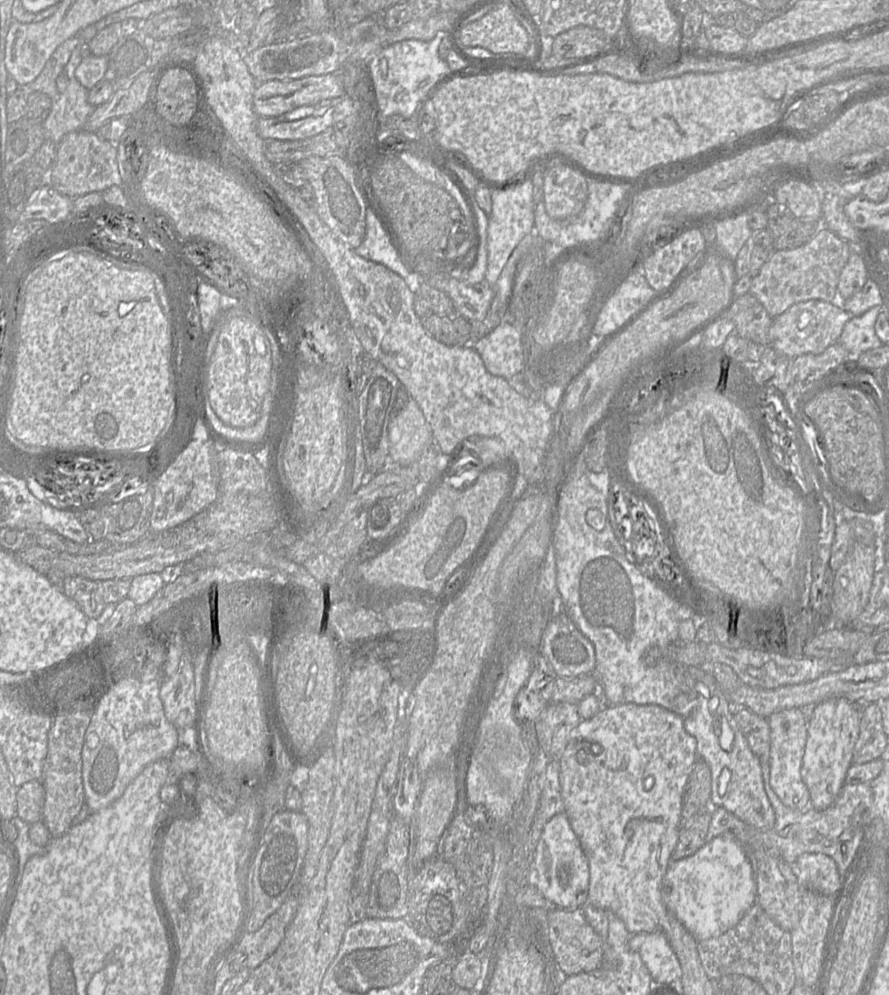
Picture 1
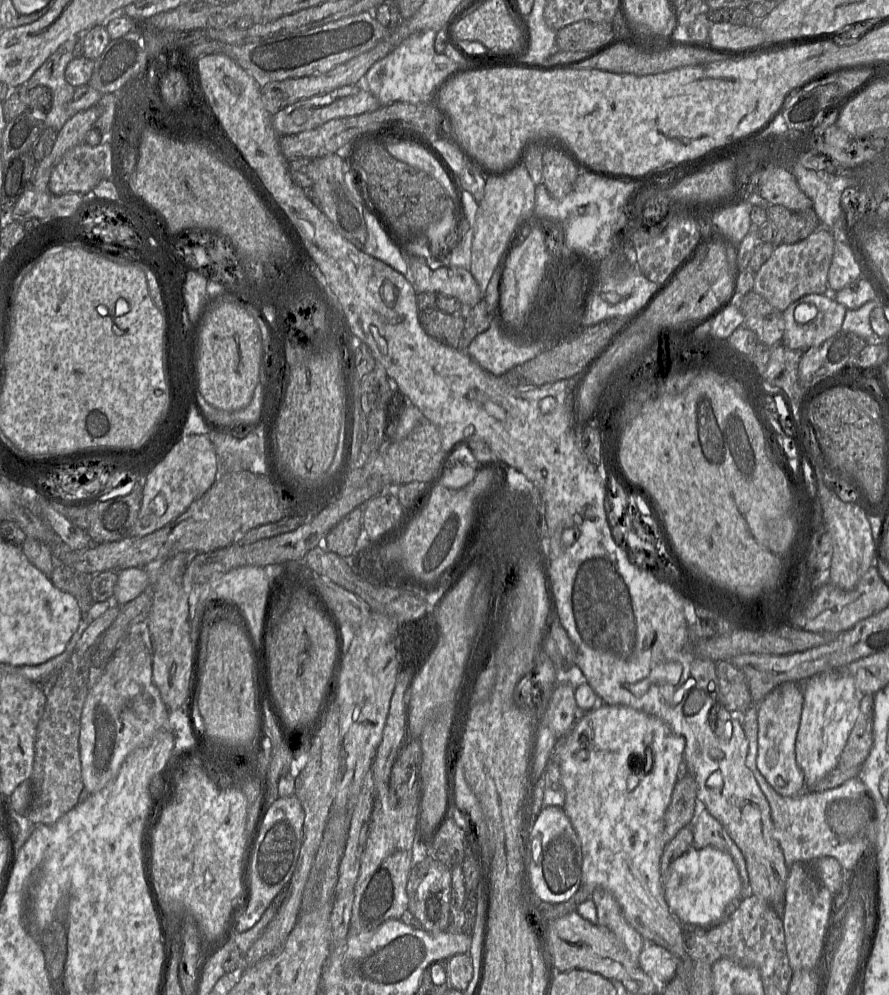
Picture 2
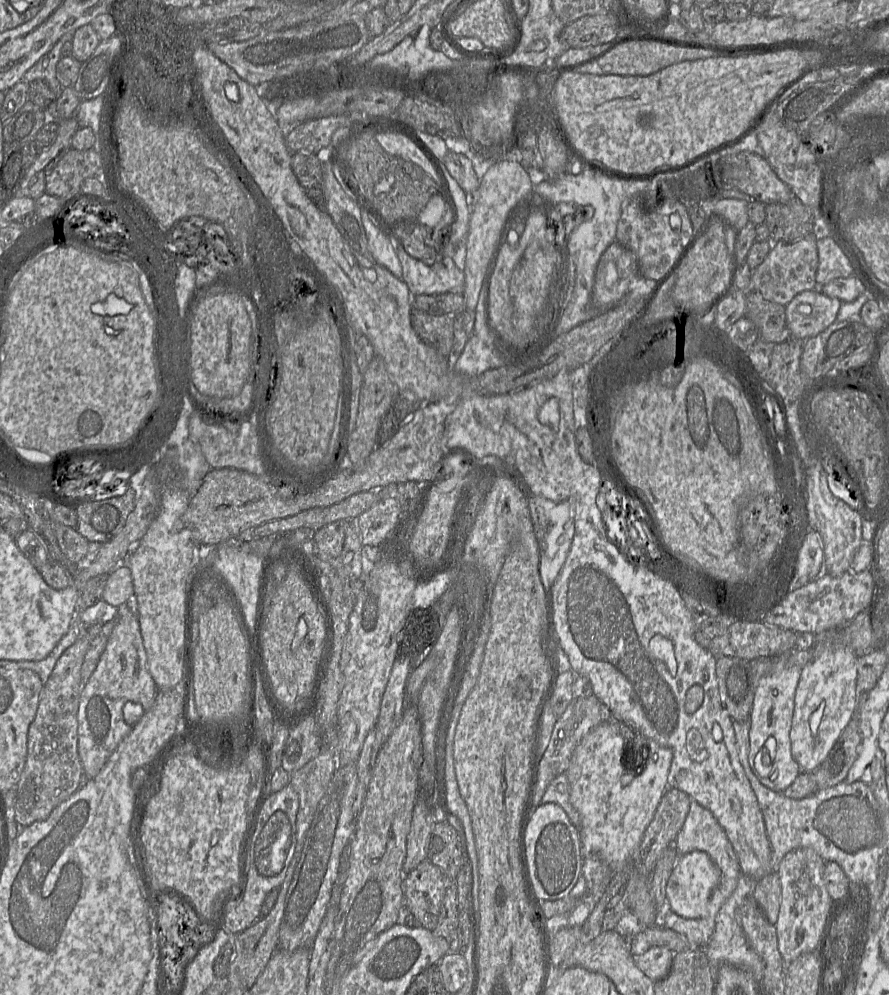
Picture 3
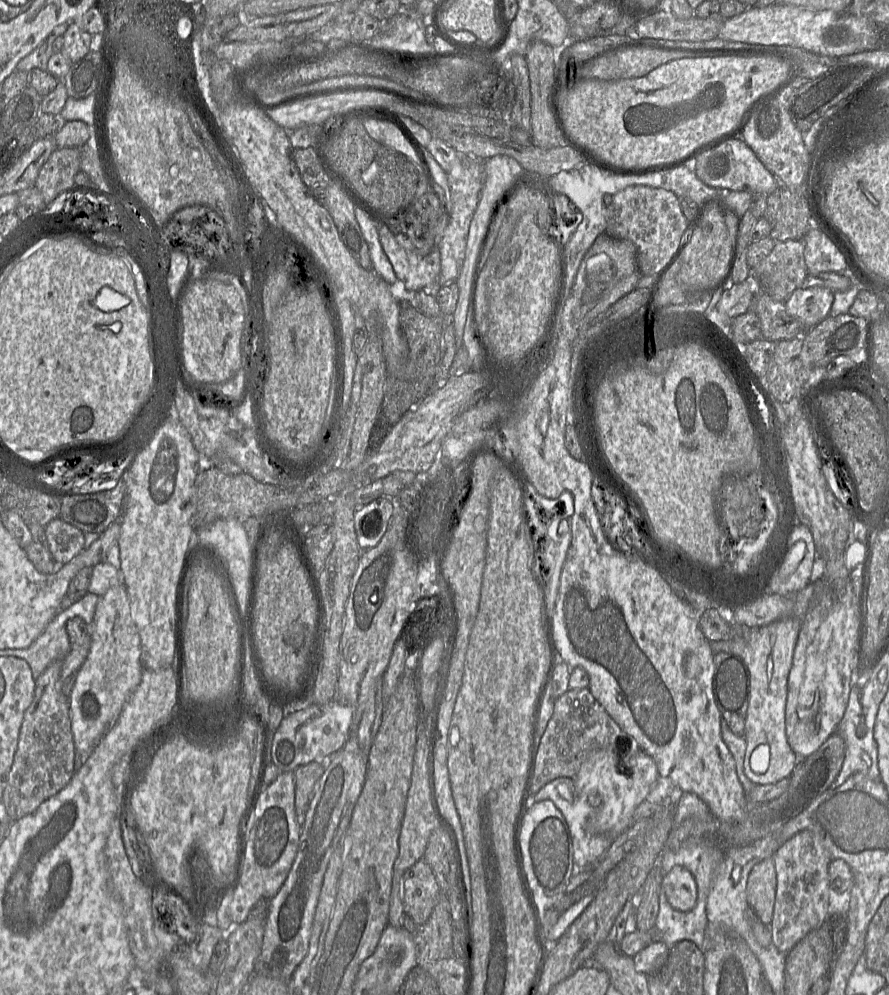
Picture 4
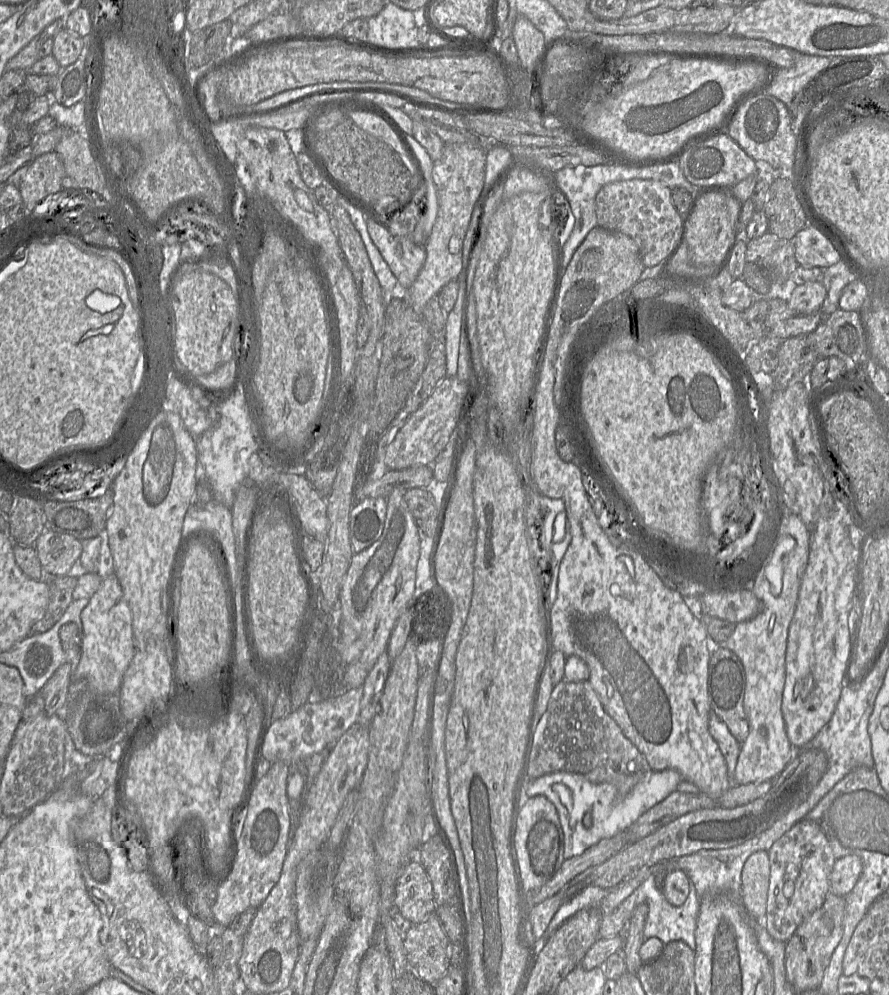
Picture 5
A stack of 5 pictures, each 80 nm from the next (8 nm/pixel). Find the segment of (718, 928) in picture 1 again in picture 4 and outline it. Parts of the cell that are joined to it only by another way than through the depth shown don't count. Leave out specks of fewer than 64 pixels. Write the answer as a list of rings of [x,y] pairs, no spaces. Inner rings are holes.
[[[682,866],[673,867],[663,875],[662,890],[672,908],[681,912],[692,910],[698,898],[697,882],[693,874]]]

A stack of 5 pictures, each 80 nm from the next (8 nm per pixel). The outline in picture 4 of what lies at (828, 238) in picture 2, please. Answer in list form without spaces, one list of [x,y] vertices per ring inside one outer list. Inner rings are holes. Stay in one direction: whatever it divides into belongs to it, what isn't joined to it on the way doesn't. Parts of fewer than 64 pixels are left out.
[[[803,239],[776,241],[770,254],[751,268],[761,290],[777,301],[786,302],[808,276],[804,252]]]

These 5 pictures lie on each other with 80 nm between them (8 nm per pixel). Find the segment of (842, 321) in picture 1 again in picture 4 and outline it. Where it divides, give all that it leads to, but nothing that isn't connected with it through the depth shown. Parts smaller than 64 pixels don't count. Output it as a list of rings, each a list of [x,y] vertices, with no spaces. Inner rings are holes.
[[[824,287],[798,288],[786,300],[787,313],[811,329],[830,315],[834,291]]]

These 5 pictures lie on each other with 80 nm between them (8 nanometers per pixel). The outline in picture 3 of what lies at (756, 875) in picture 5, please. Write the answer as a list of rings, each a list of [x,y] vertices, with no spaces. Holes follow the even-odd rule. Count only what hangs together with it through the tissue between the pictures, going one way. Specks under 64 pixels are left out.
[[[777,872],[755,881],[751,896],[757,901],[767,920],[775,924],[781,904],[781,883]]]

